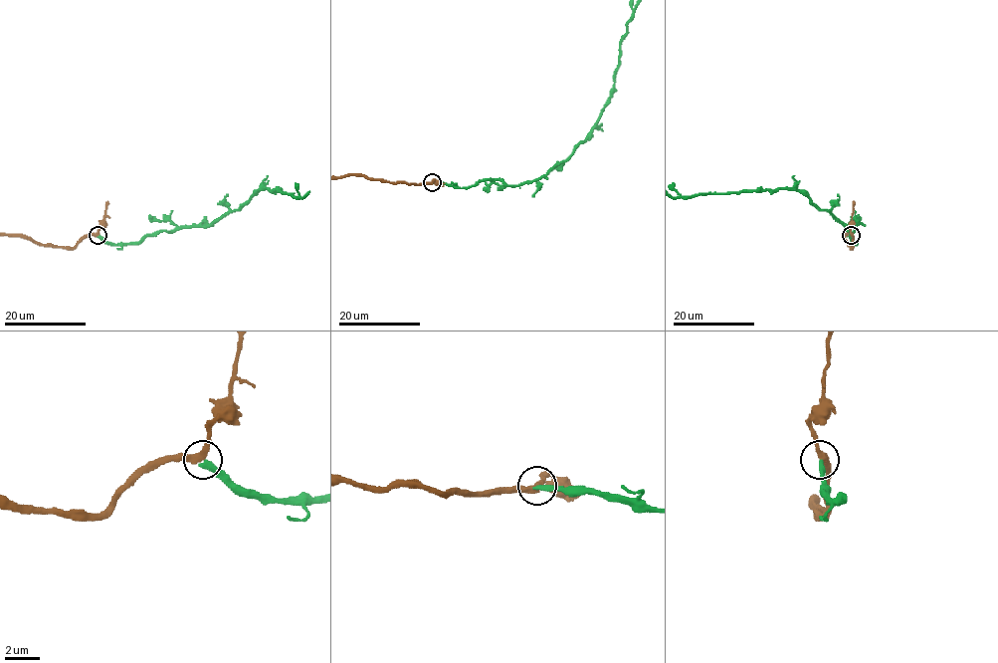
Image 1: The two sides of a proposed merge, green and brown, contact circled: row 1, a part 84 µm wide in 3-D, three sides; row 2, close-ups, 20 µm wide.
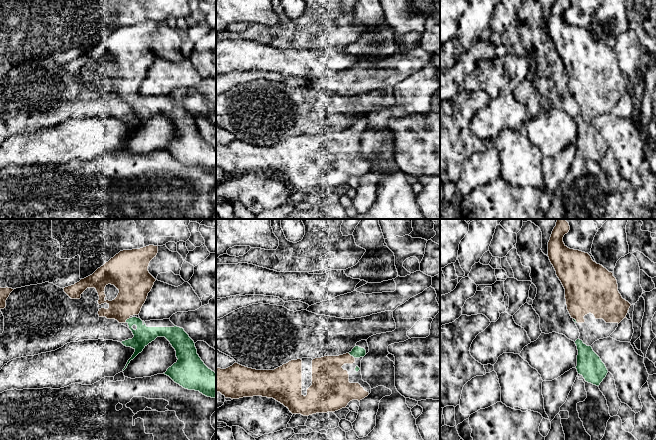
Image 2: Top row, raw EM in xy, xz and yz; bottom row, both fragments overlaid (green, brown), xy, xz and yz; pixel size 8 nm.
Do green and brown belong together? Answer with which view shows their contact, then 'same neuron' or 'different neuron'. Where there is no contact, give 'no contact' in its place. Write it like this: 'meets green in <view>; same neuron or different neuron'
meets green in xy; same neuron

